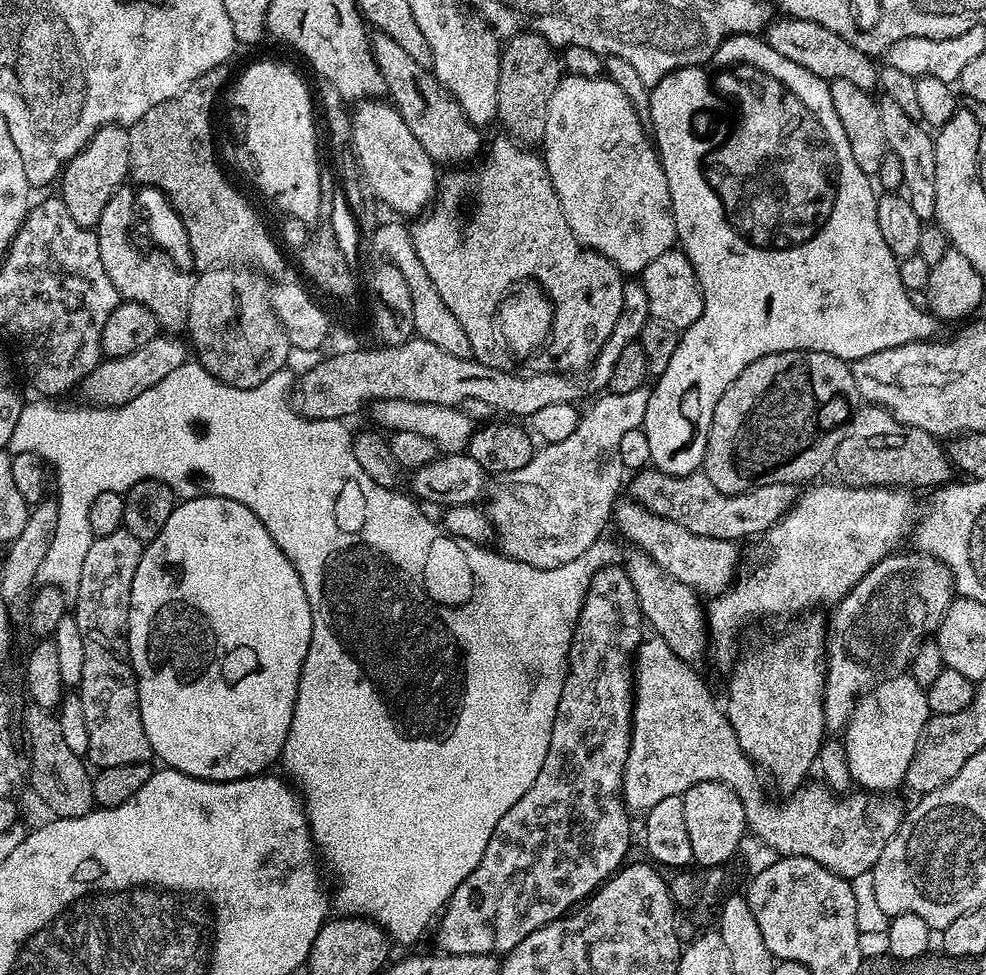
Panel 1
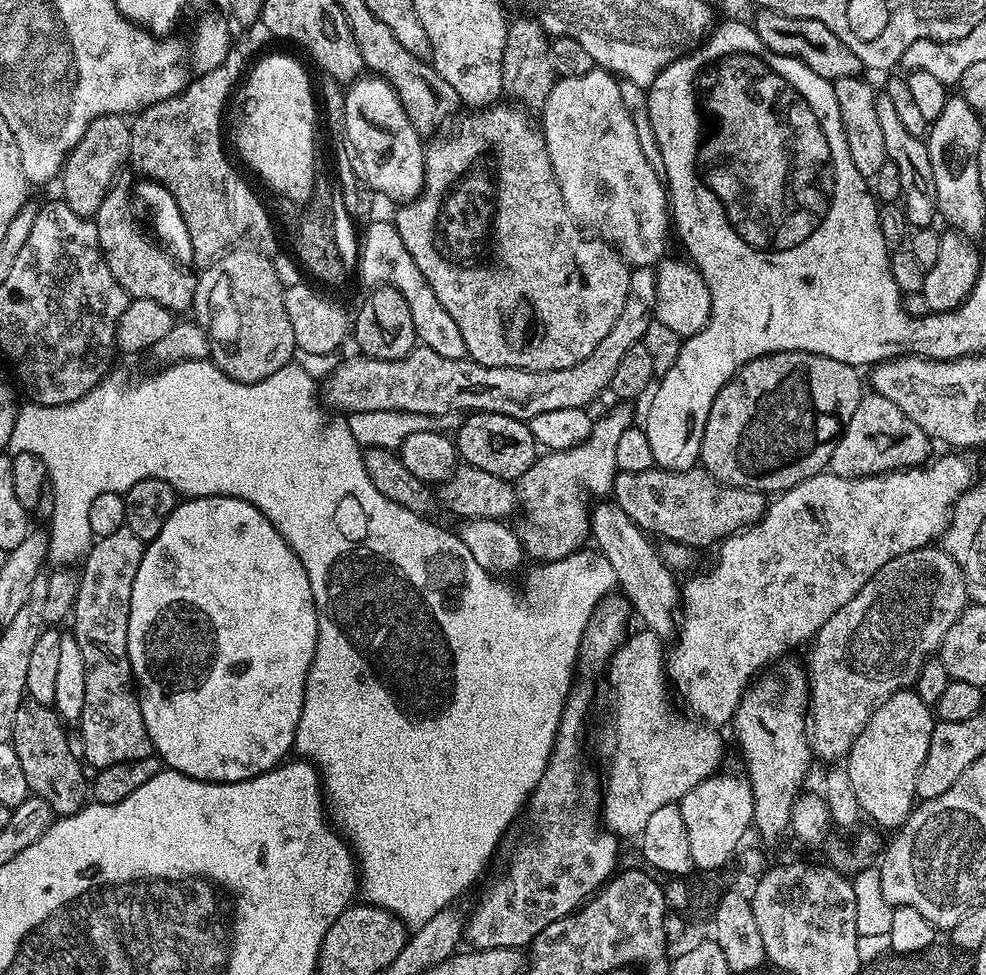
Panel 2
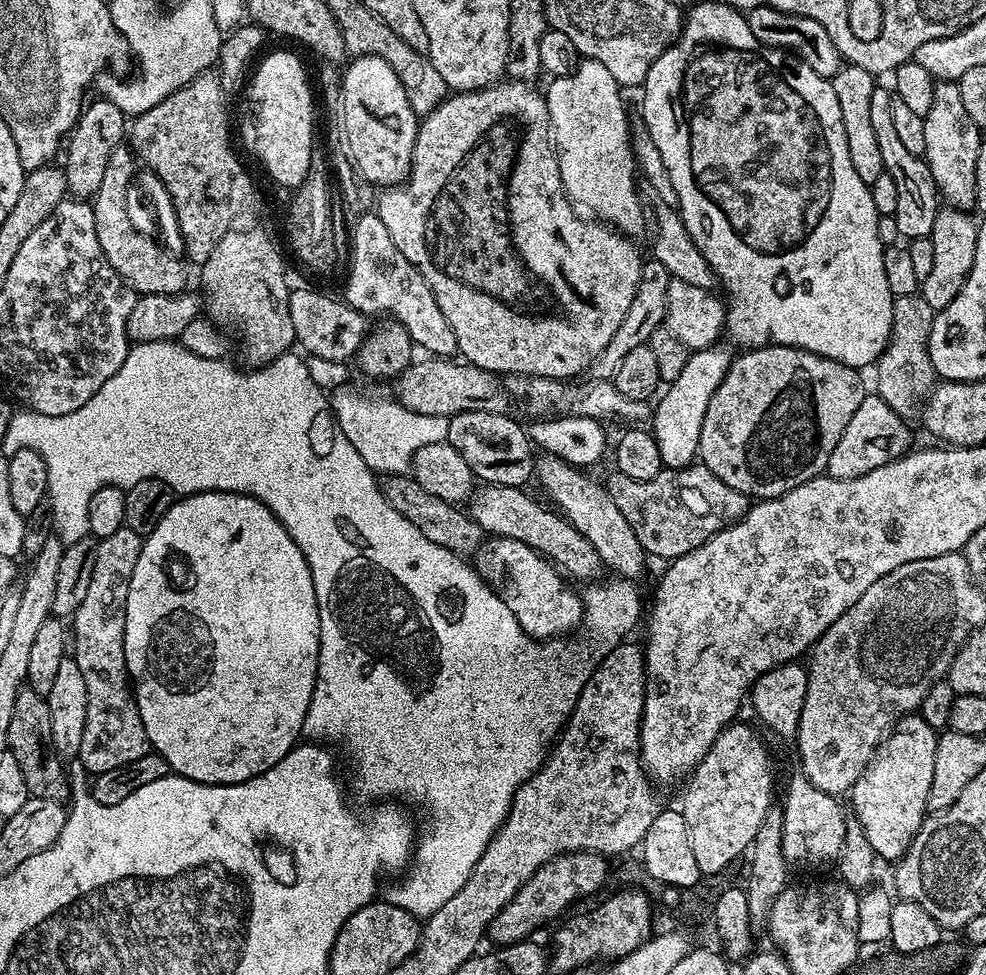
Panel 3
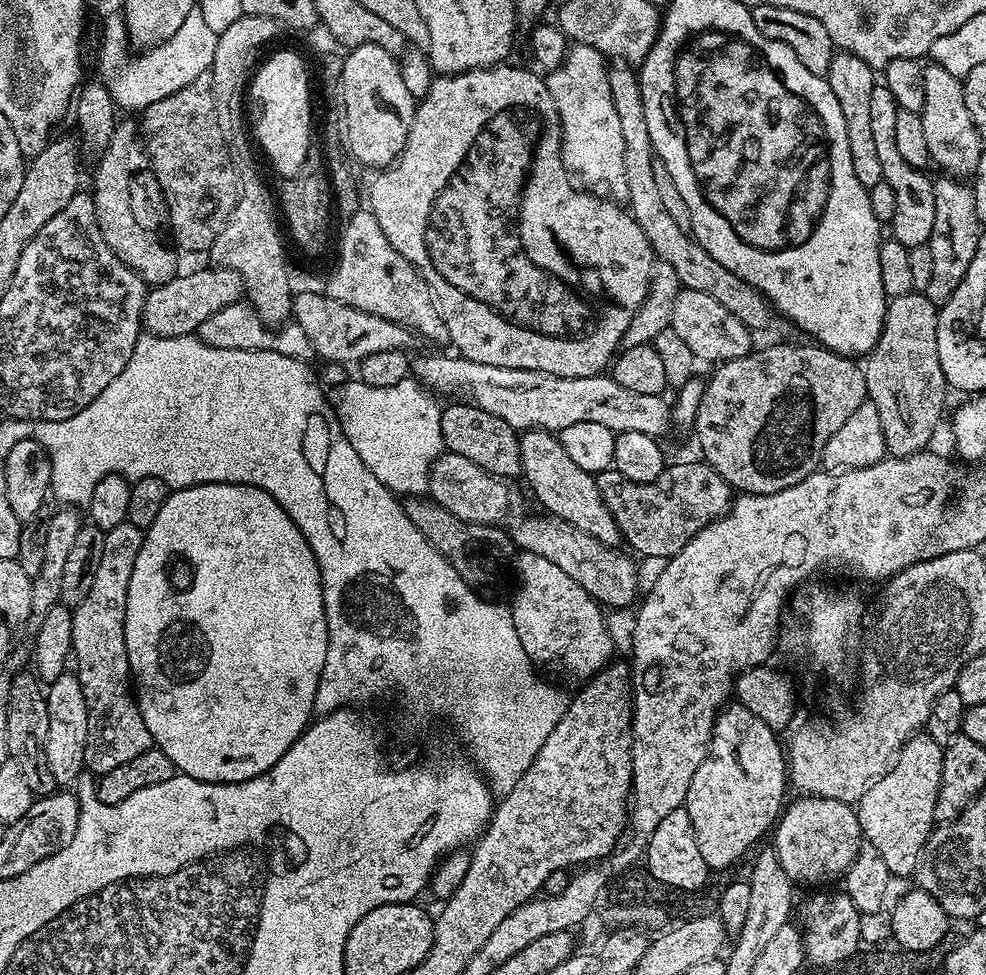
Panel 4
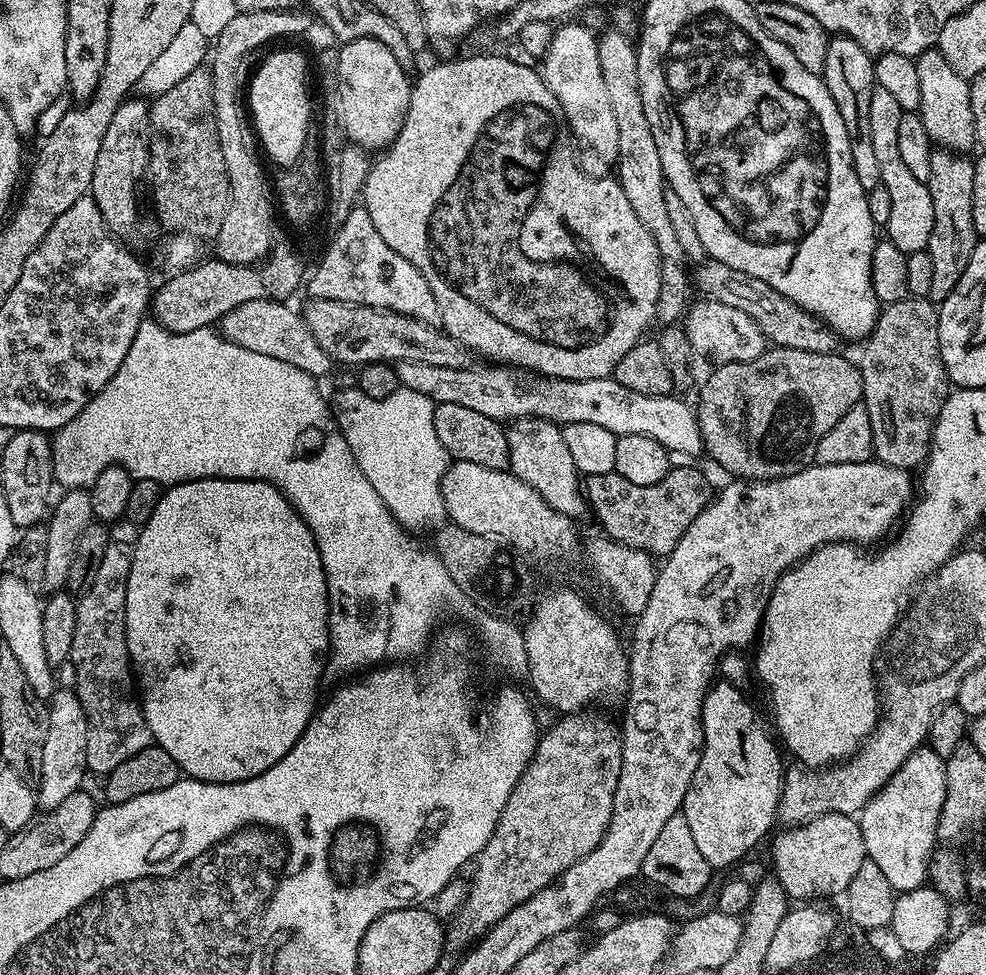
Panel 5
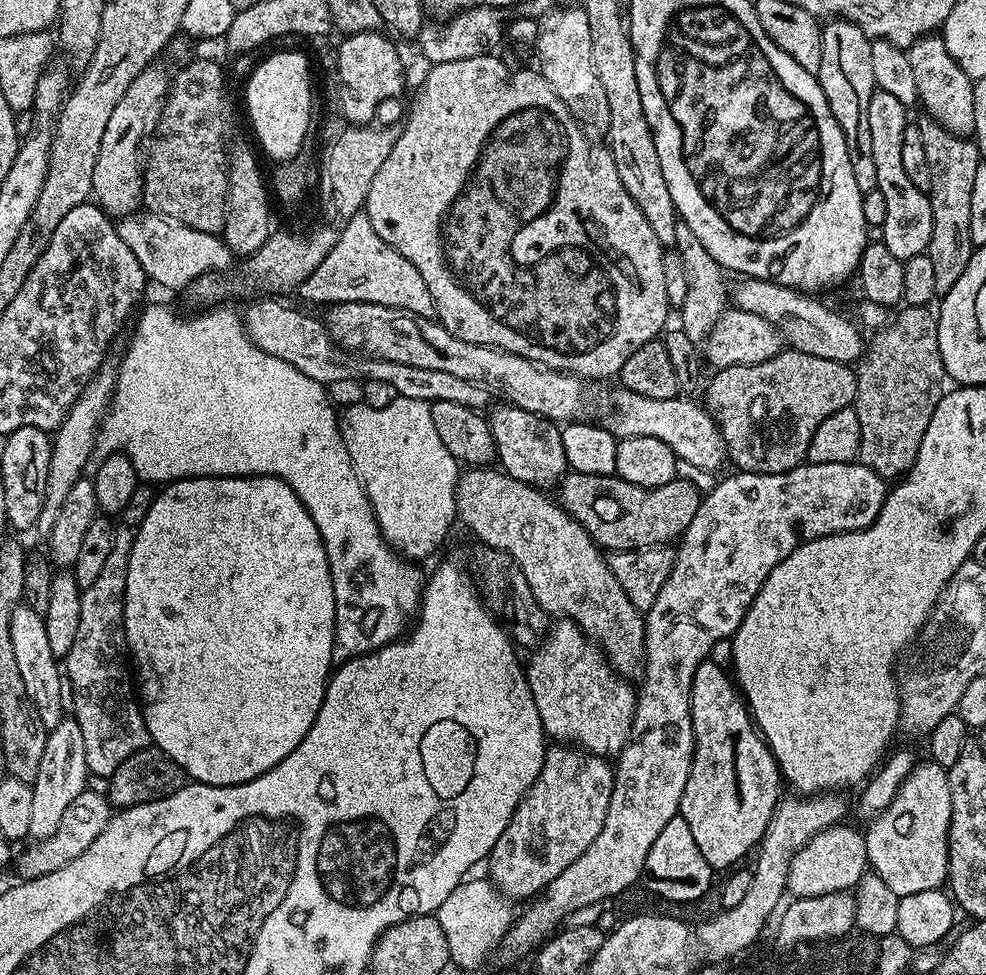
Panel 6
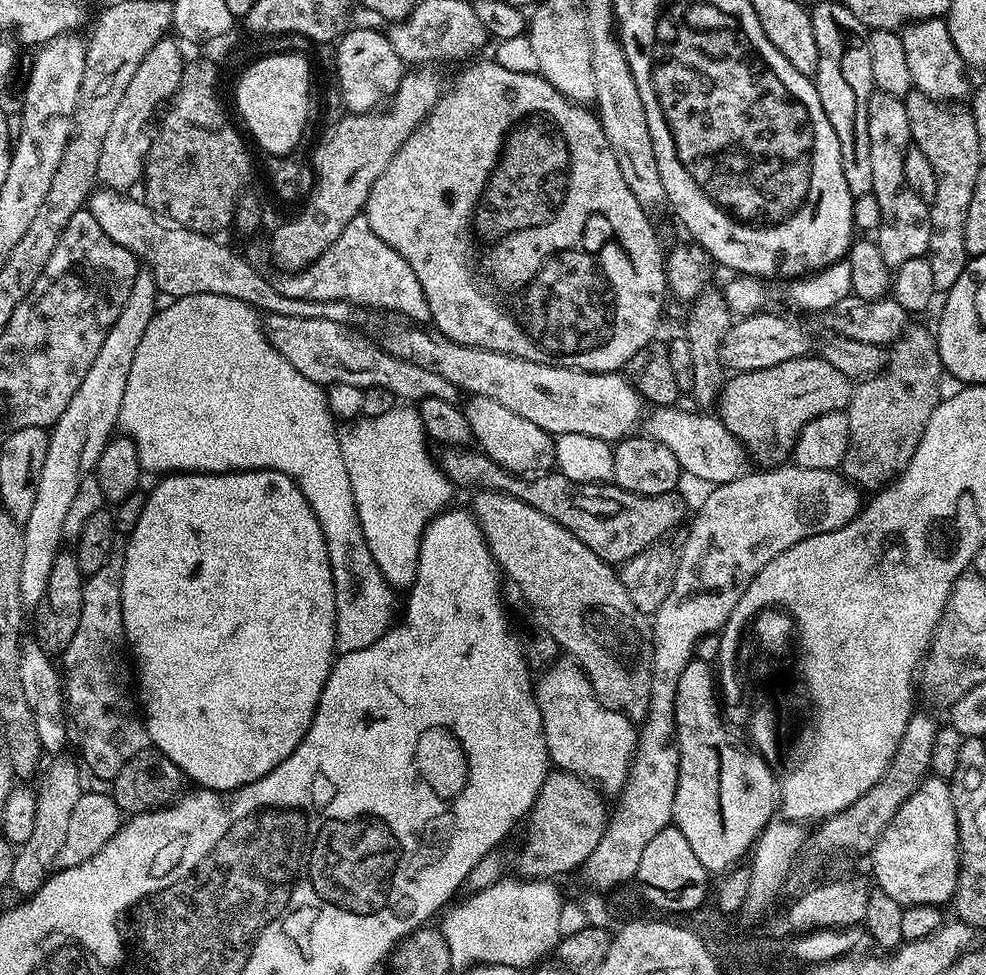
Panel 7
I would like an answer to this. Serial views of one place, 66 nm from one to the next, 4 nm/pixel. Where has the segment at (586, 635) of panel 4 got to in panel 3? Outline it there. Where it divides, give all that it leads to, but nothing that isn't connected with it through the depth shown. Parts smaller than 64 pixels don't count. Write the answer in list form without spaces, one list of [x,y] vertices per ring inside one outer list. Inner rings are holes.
[[[489,535],[474,553],[474,567],[483,580],[510,606],[510,614],[518,618],[518,626],[534,640],[560,638],[584,619],[582,596],[575,592],[561,569],[546,556],[534,551],[526,542],[514,538]]]

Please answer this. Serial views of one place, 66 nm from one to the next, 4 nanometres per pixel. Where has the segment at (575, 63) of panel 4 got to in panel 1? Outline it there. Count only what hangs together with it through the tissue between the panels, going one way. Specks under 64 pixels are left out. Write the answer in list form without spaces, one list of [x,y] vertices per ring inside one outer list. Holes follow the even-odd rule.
[[[565,75],[558,82],[554,94],[550,98],[550,106],[546,110],[546,134],[542,145],[544,165],[548,167],[550,178],[554,182],[554,190],[558,194],[558,202],[562,202],[562,214],[566,214],[566,222],[570,222],[570,230],[579,238],[580,243],[586,248],[592,248],[602,254],[624,274],[639,274],[643,272],[658,254],[666,254],[677,243],[676,223],[670,202],[670,186],[666,182],[664,167],[660,165],[660,154],[655,143],[650,139],[649,129],[638,118],[631,100],[610,79],[600,76],[569,76]]]

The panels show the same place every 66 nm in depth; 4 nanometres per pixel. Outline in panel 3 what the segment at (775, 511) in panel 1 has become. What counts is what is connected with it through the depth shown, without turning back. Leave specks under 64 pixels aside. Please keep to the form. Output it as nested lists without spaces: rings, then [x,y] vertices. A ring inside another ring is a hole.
[[[693,462],[687,468],[664,468],[654,478],[635,480],[626,474],[609,471],[606,487],[618,510],[630,522],[635,537],[648,556],[661,556],[665,562],[690,554],[714,534],[734,526],[748,512],[749,497],[726,486],[709,468]]]

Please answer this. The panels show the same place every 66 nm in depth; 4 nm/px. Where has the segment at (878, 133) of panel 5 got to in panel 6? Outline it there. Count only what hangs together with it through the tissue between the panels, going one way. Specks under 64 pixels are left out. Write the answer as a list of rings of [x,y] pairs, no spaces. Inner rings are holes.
[[[877,88],[870,94],[870,106],[866,106],[866,122],[870,126],[870,150],[874,154],[874,170],[878,174],[876,188],[886,201],[886,222],[882,229],[882,242],[890,254],[899,260],[923,256],[928,251],[930,230],[934,230],[932,202],[927,192],[918,190],[902,166],[902,134],[910,126],[909,109],[898,98]]]

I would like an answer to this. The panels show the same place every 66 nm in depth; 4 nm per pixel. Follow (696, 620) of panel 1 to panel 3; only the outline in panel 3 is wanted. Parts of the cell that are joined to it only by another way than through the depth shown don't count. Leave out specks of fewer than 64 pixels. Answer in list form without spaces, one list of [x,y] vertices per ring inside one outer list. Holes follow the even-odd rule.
[[[547,454],[541,455],[534,464],[535,479],[540,479],[545,494],[553,500],[551,503],[559,509],[564,519],[571,522],[574,530],[578,530],[578,534],[582,534],[590,546],[594,546],[601,565],[605,569],[613,568],[616,571],[613,573],[620,578],[645,575],[646,553],[635,537],[630,522],[626,522],[622,510],[618,510],[614,498],[610,498],[607,487],[601,481],[599,484],[598,481],[591,480],[584,472],[587,471],[575,464],[567,464],[562,458]]]

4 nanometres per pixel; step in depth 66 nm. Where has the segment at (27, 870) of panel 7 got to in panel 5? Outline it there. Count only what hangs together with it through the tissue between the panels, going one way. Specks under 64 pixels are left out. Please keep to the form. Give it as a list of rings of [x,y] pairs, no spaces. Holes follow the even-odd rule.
[[[57,687],[52,699],[47,701],[48,729],[46,746],[42,746],[42,770],[38,781],[38,804],[41,809],[51,810],[62,806],[70,794],[81,791],[80,784],[86,777],[86,714],[80,700],[71,687]]]

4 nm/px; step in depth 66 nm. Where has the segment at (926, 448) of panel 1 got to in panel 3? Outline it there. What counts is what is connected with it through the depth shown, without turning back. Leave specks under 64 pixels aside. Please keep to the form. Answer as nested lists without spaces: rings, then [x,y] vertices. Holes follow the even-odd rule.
[[[865,394],[862,406],[854,410],[854,418],[850,418],[846,430],[842,430],[842,438],[838,438],[838,444],[830,454],[827,475],[839,480],[858,478],[862,474],[870,474],[870,470],[878,470],[878,466],[886,466],[890,461],[905,455],[913,447],[912,432],[907,426],[909,425],[906,420],[880,395]]]

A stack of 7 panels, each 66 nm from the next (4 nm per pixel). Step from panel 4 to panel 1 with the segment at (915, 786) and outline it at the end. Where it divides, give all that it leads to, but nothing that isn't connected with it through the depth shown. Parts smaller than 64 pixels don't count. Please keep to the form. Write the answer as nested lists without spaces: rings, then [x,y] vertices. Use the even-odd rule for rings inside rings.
[[[911,674],[890,676],[865,692],[842,732],[853,781],[873,794],[895,793],[895,788],[904,784],[929,715],[927,691],[914,682]]]

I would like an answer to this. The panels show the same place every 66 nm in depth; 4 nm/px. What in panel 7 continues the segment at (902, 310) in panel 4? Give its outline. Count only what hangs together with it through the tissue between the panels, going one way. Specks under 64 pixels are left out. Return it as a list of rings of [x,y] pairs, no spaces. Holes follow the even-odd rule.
[[[914,326],[899,340],[891,345],[888,364],[883,371],[853,387],[845,411],[850,438],[841,469],[843,475],[864,490],[879,489],[904,472],[944,392],[943,364],[935,335],[922,326]]]

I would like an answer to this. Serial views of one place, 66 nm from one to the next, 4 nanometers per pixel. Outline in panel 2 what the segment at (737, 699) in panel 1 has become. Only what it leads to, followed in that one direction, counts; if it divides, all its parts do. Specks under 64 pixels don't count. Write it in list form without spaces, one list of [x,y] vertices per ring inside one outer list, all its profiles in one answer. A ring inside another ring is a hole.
[[[784,658],[749,687],[734,717],[736,740],[748,767],[746,778],[752,785],[752,828],[768,844],[778,843],[784,831],[785,834],[789,831],[796,797],[804,788],[808,767],[814,764],[808,739],[809,695],[807,671],[792,658]]]

